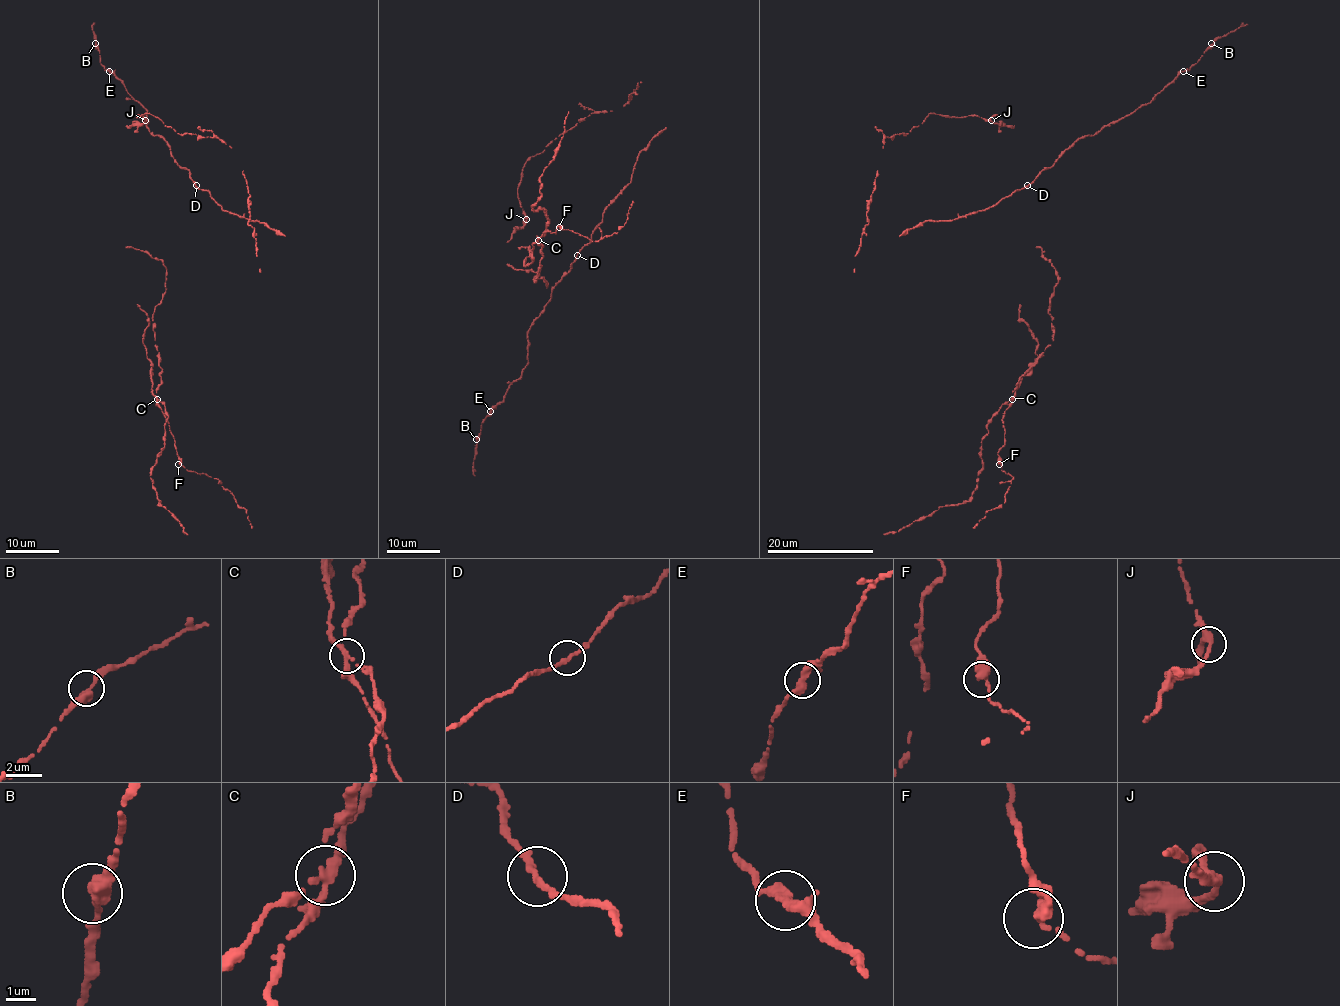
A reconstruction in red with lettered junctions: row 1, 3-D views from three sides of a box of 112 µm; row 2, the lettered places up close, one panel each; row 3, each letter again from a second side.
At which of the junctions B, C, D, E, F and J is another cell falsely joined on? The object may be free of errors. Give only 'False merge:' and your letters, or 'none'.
False merge: C

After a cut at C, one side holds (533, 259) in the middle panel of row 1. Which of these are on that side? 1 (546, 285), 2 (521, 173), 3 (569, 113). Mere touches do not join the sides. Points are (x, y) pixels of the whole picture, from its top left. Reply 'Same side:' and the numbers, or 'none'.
Same side: 2

